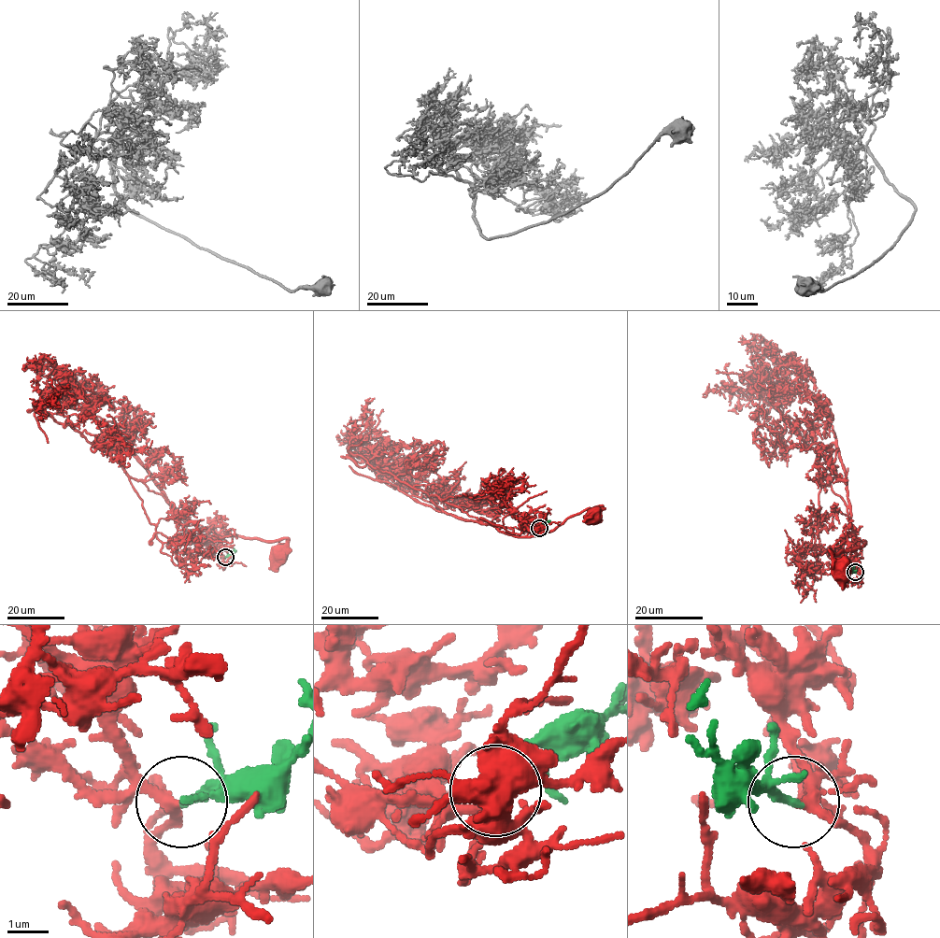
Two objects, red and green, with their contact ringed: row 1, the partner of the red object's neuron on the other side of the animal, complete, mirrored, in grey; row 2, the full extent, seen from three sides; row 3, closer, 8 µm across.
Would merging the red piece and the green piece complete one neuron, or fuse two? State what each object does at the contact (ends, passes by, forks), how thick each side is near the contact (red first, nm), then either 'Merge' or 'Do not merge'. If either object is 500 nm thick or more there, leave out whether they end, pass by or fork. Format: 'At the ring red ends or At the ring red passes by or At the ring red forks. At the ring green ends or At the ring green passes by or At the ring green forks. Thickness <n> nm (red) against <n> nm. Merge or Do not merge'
At the ring red forks. At the ring green ends. Thickness 200 nm (red) against 200 nm. Merge

